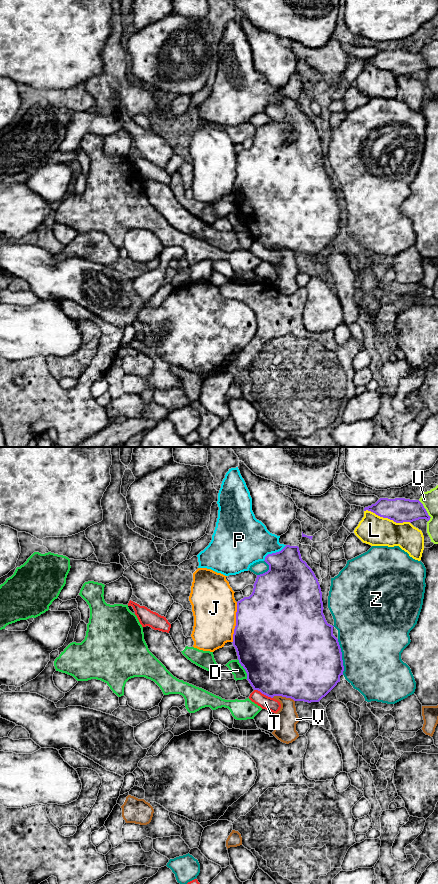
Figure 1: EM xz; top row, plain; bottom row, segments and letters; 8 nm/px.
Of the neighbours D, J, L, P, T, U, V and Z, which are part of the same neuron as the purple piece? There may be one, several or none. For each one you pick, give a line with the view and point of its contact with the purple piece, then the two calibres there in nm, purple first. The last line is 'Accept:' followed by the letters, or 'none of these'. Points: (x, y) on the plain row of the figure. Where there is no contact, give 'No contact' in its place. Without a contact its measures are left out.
Accept: none of these

